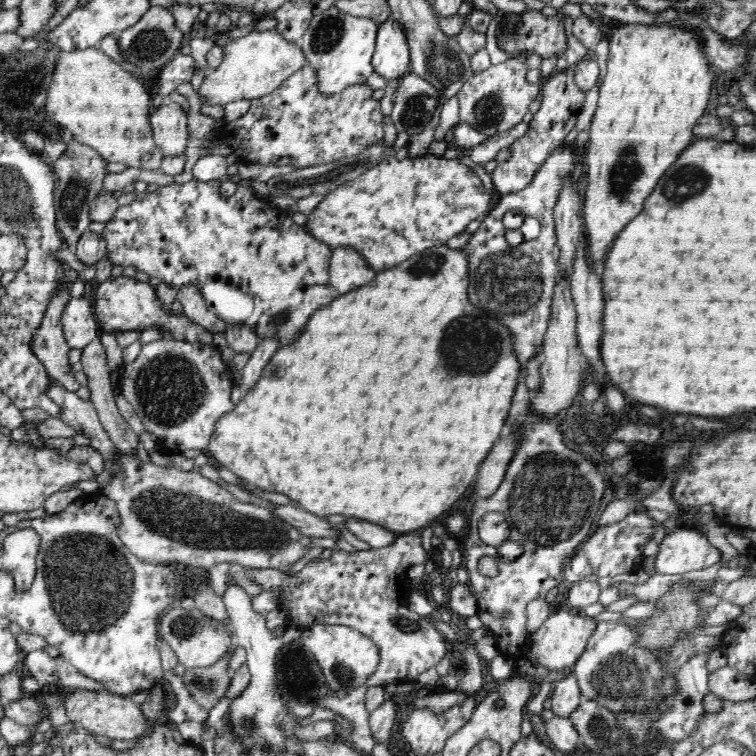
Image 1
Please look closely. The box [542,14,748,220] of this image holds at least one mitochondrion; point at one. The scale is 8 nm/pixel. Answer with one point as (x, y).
(626, 171)

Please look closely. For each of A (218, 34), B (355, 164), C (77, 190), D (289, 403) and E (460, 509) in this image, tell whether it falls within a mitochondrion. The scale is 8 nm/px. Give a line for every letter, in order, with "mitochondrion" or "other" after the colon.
A: other
B: other
C: mitochondrion
D: other
E: other

